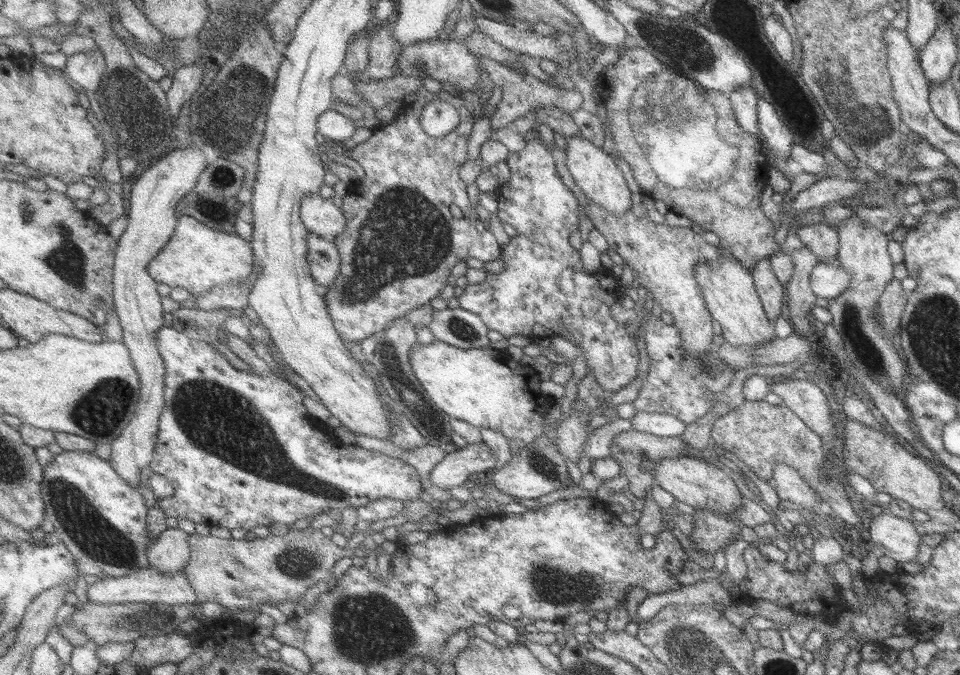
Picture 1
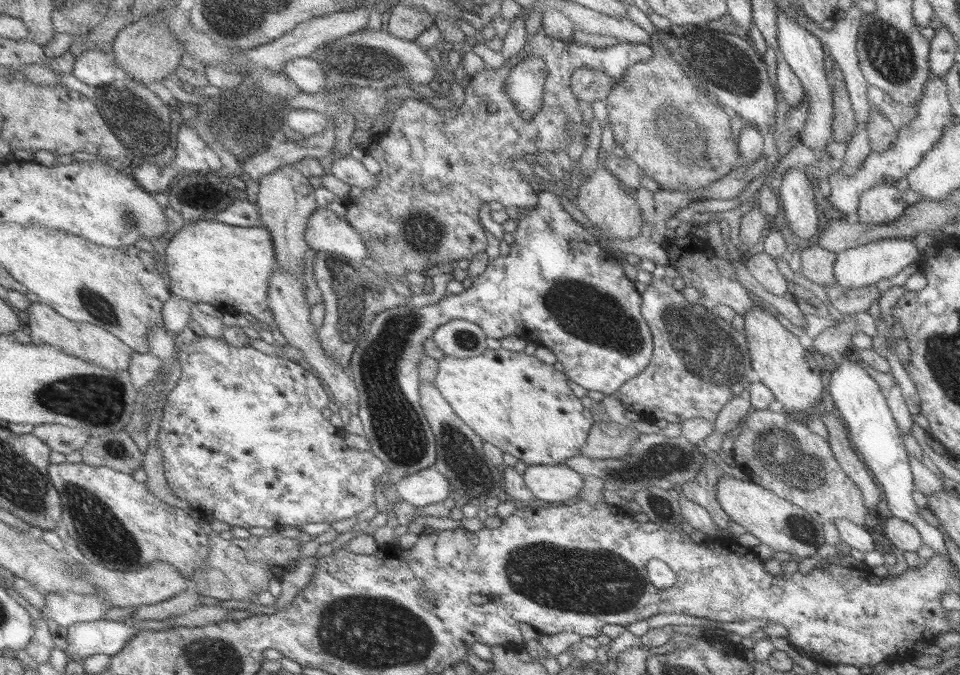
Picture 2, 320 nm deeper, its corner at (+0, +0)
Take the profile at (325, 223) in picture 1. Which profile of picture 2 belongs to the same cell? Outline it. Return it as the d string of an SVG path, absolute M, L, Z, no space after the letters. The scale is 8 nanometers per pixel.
M317 208L306 226L306 241L318 252L339 254L363 262L369 256L369 249L355 227L345 218L326 208Z

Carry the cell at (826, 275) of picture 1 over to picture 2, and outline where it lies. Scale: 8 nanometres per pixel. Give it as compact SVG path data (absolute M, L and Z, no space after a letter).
M879 239L836 253L832 273L838 286L863 288L895 276L897 272L920 259L921 255L909 239Z

